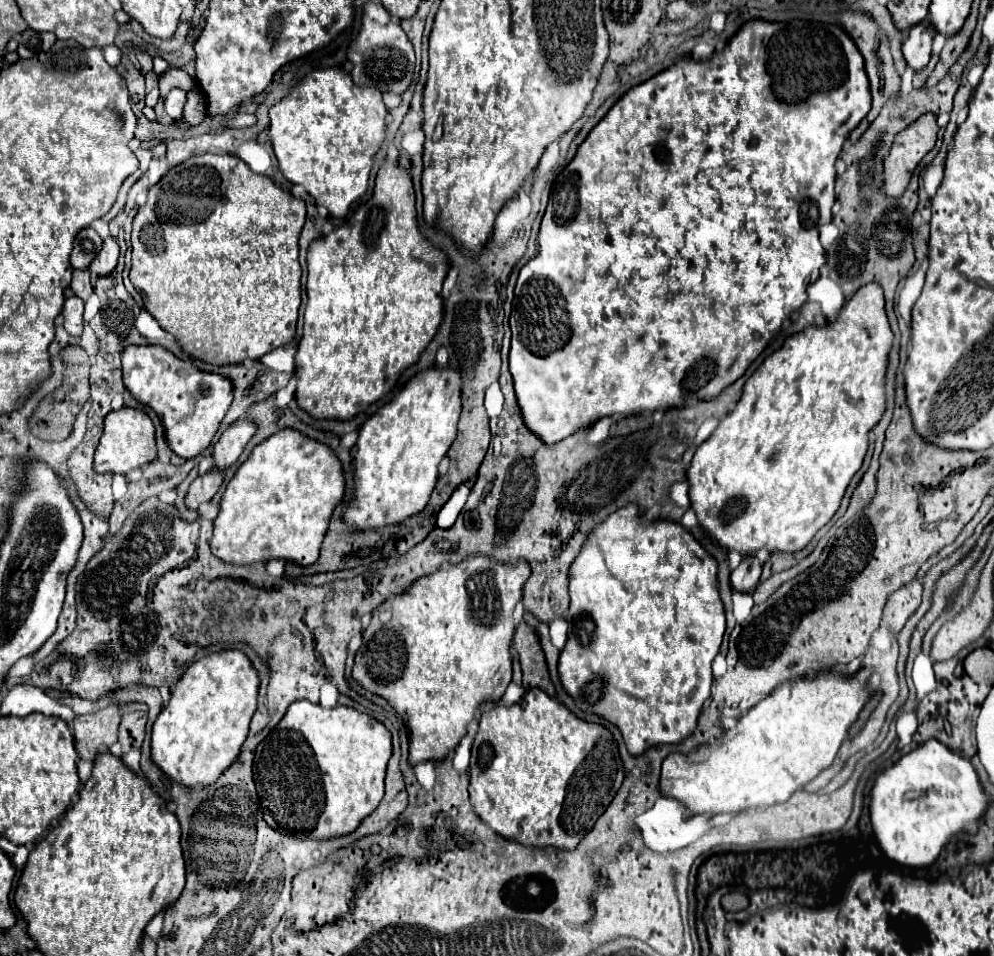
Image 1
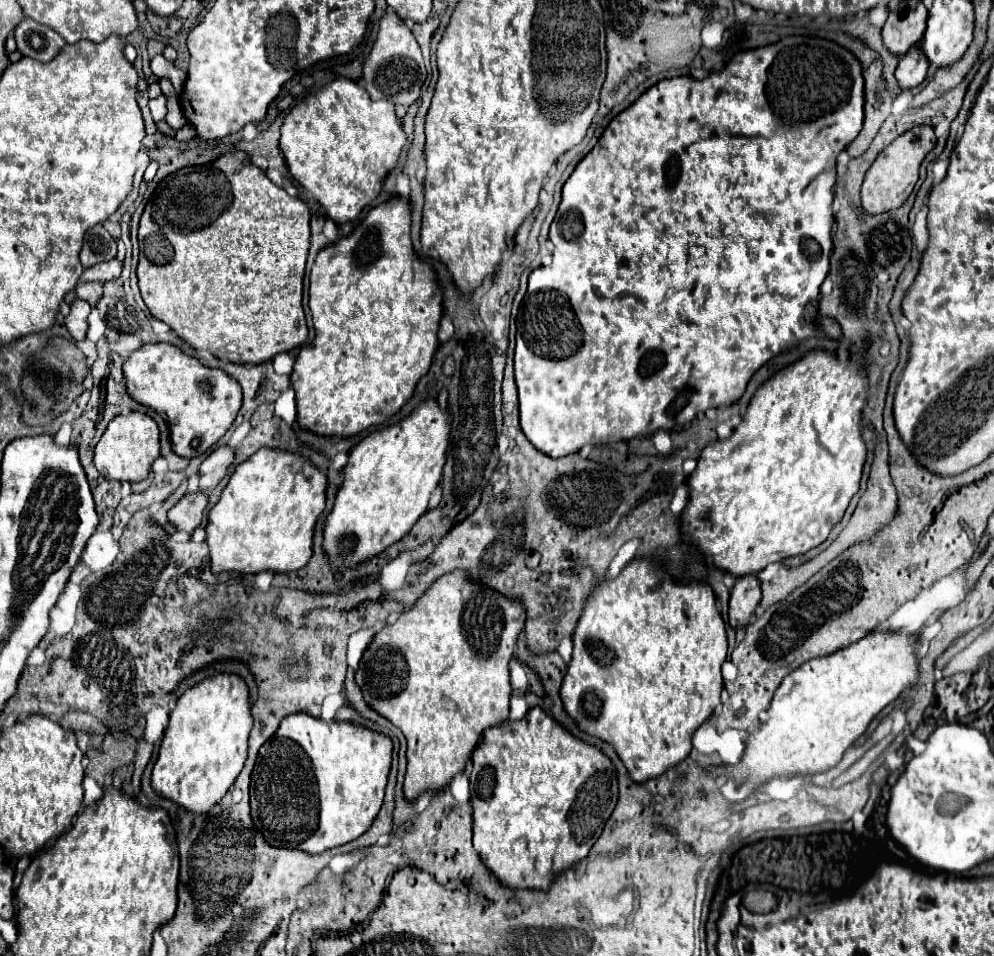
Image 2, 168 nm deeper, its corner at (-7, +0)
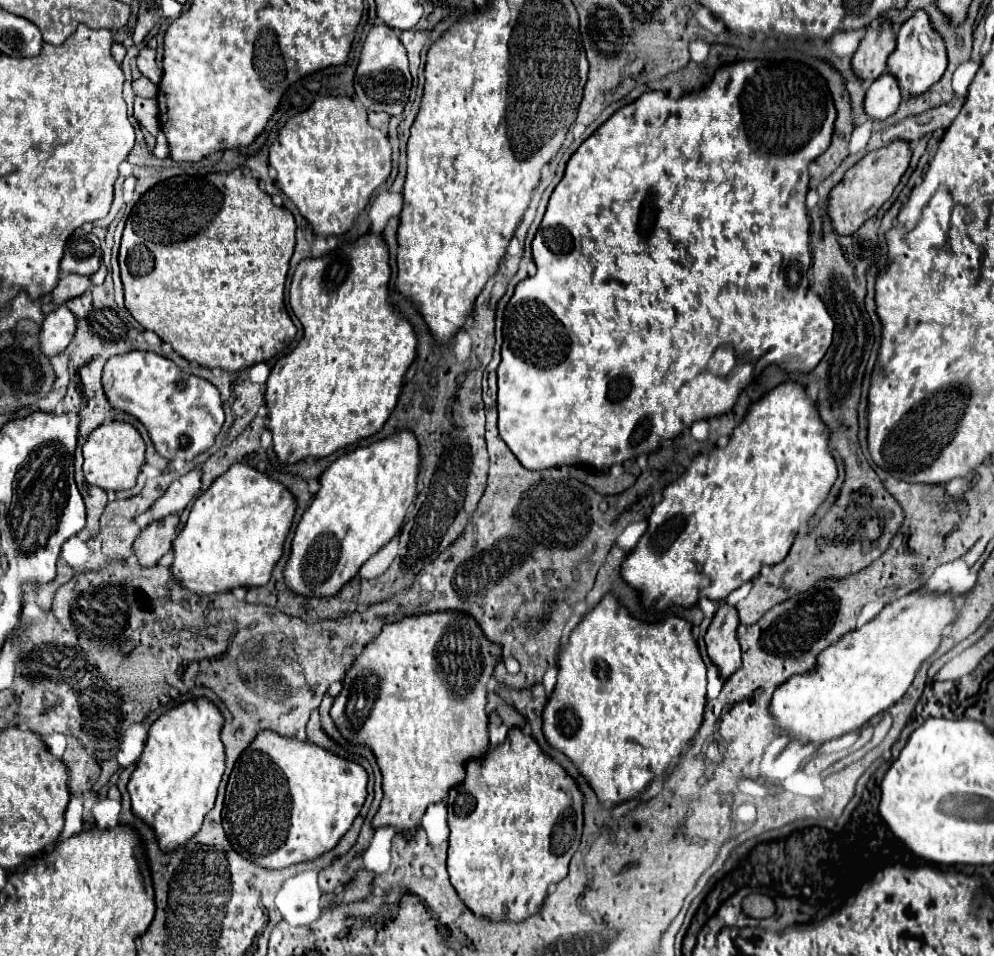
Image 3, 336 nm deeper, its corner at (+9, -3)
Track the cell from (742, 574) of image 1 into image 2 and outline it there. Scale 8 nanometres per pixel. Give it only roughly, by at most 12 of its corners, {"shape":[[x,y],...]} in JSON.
{"shape":[[754,575],[738,579],[730,593],[732,629],[752,623],[760,603]]}

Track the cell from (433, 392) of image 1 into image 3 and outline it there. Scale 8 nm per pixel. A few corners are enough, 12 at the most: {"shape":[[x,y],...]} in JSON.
{"shape":[[410,430],[320,476],[284,570],[336,594],[418,496]]}

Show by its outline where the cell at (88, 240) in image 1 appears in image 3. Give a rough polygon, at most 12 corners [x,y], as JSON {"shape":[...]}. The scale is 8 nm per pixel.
{"shape":[[78,228],[66,242],[62,274],[100,268],[100,240]]}

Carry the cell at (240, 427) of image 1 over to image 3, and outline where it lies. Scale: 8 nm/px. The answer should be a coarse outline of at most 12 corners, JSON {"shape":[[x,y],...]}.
{"shape":[[198,468],[174,480],[150,506],[158,520],[182,512],[198,494]]}

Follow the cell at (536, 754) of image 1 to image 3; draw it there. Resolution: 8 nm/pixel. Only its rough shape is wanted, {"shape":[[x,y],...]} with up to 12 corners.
{"shape":[[520,728],[448,796],[448,874],[490,920],[536,914],[584,826]]}

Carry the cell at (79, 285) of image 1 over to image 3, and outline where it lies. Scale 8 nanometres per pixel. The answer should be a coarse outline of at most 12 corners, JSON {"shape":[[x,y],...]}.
{"shape":[[90,292],[68,300],[74,316],[84,318],[92,308]]}

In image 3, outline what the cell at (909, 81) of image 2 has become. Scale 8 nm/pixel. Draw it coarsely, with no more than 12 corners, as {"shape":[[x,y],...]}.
{"shape":[[882,74],[868,86],[864,110],[886,120],[900,106],[896,78]]}

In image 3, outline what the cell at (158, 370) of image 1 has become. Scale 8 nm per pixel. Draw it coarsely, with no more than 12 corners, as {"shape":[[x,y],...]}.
{"shape":[[154,352],[112,356],[102,386],[166,460],[224,424],[216,386]]}

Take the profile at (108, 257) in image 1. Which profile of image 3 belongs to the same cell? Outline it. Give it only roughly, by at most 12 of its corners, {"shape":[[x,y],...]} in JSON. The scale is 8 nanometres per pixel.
{"shape":[[78,274],[62,276],[52,290],[56,306],[84,294],[90,278]]}

